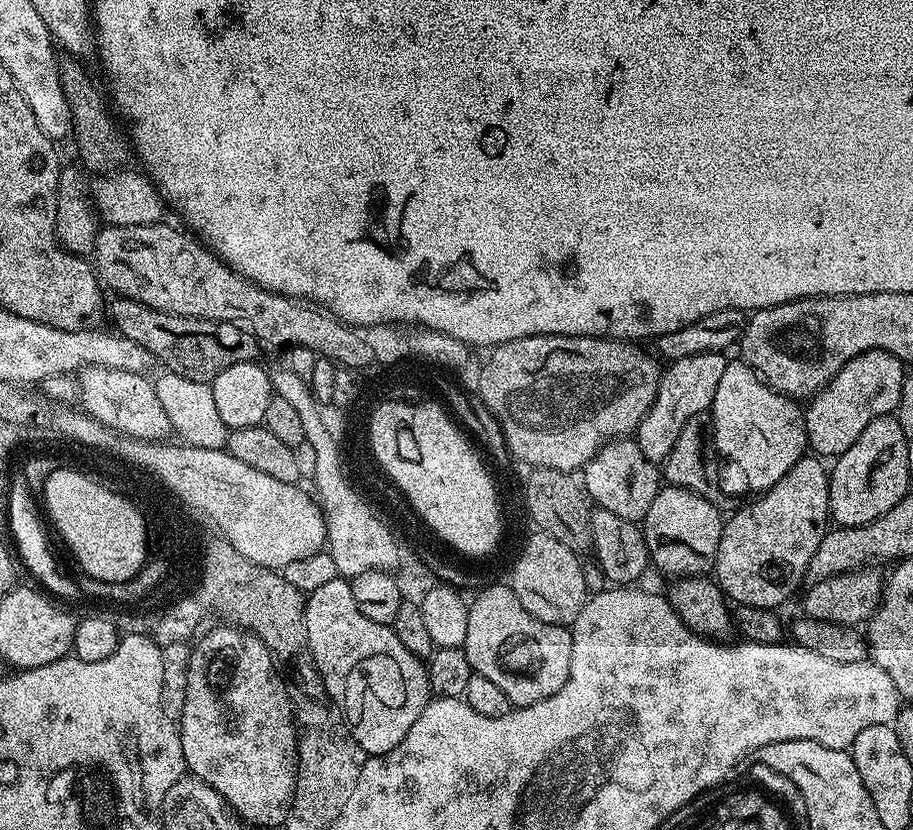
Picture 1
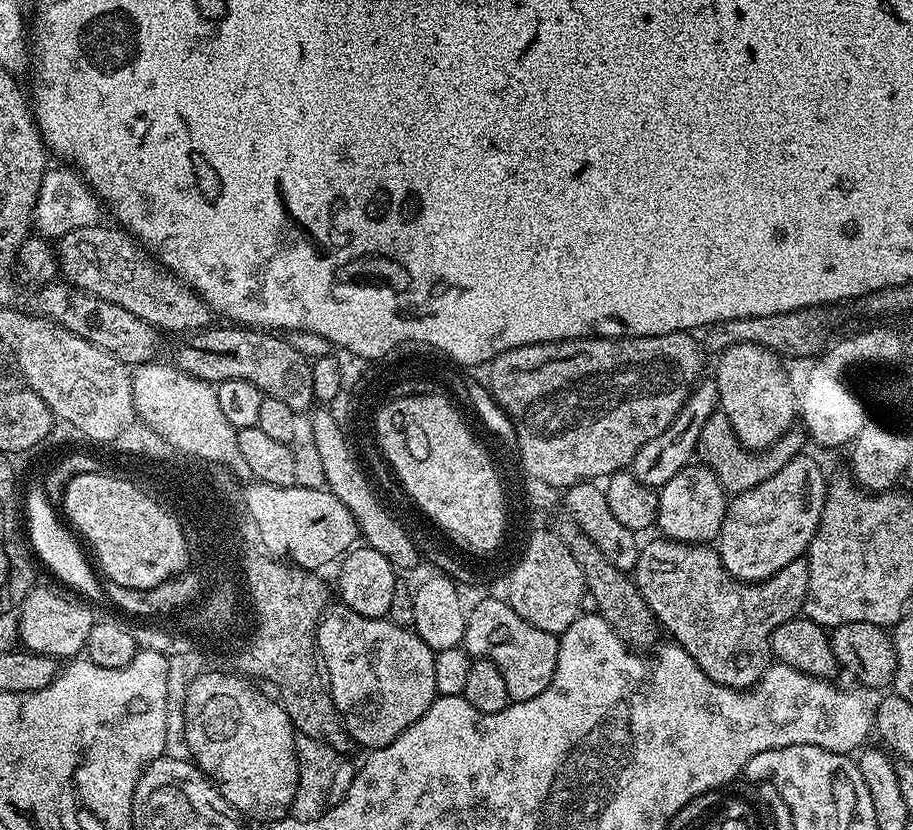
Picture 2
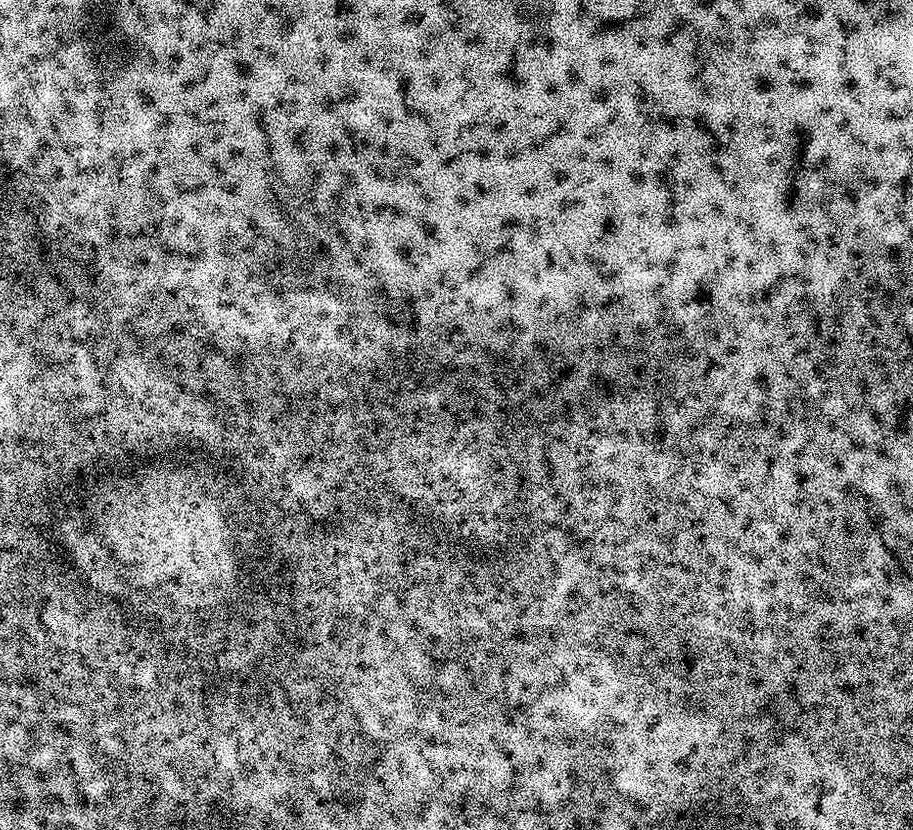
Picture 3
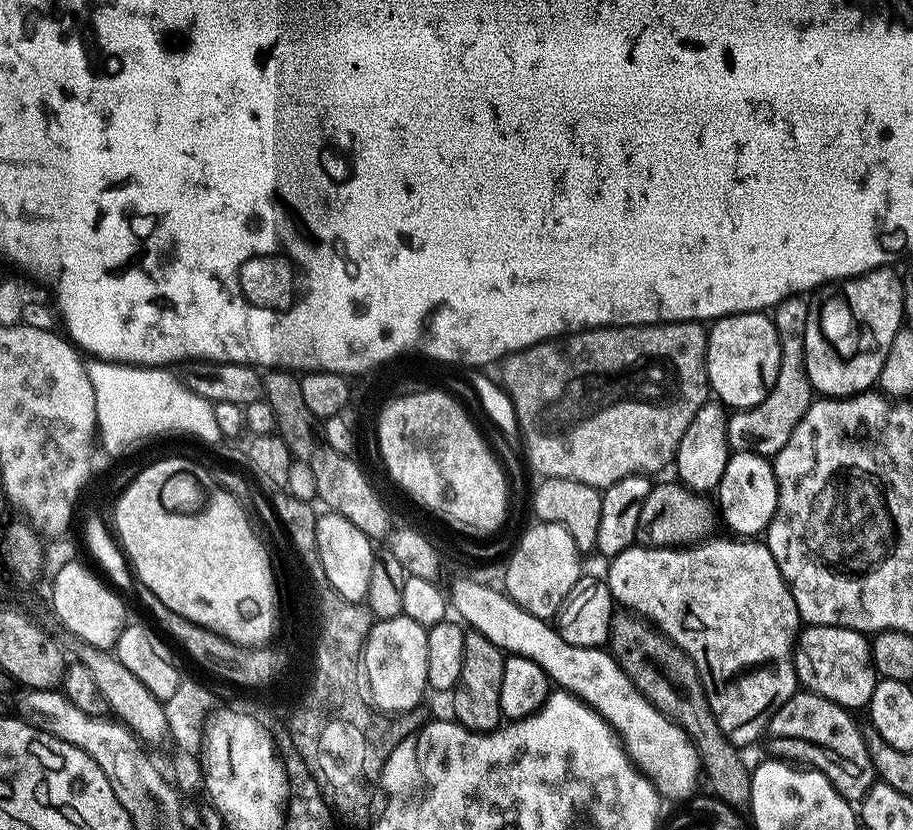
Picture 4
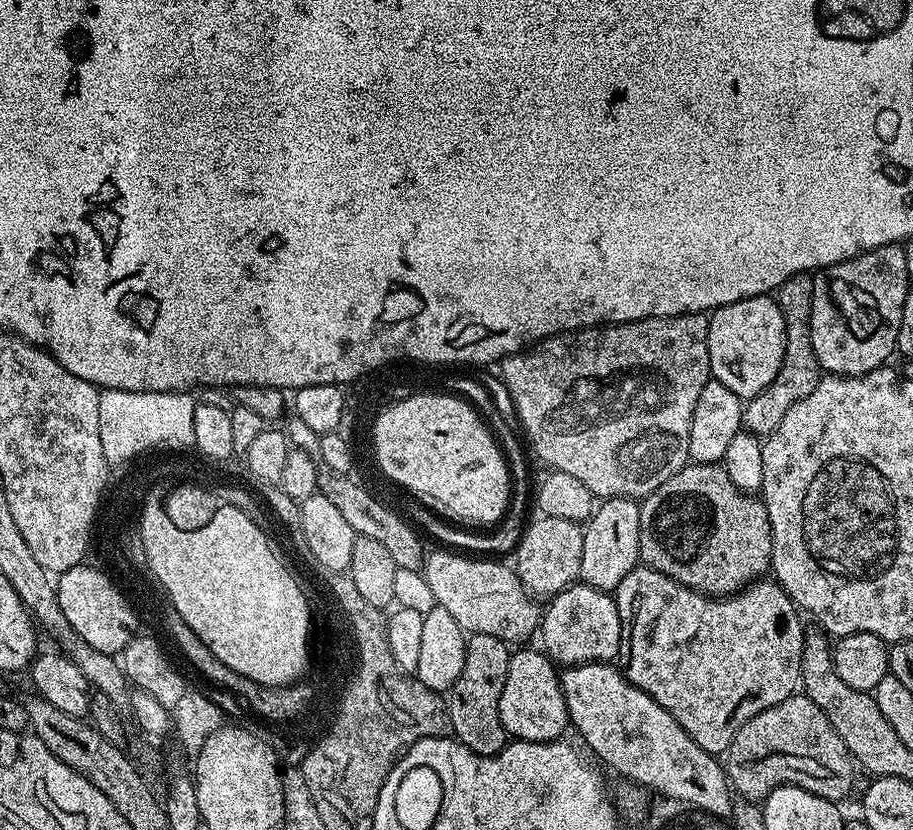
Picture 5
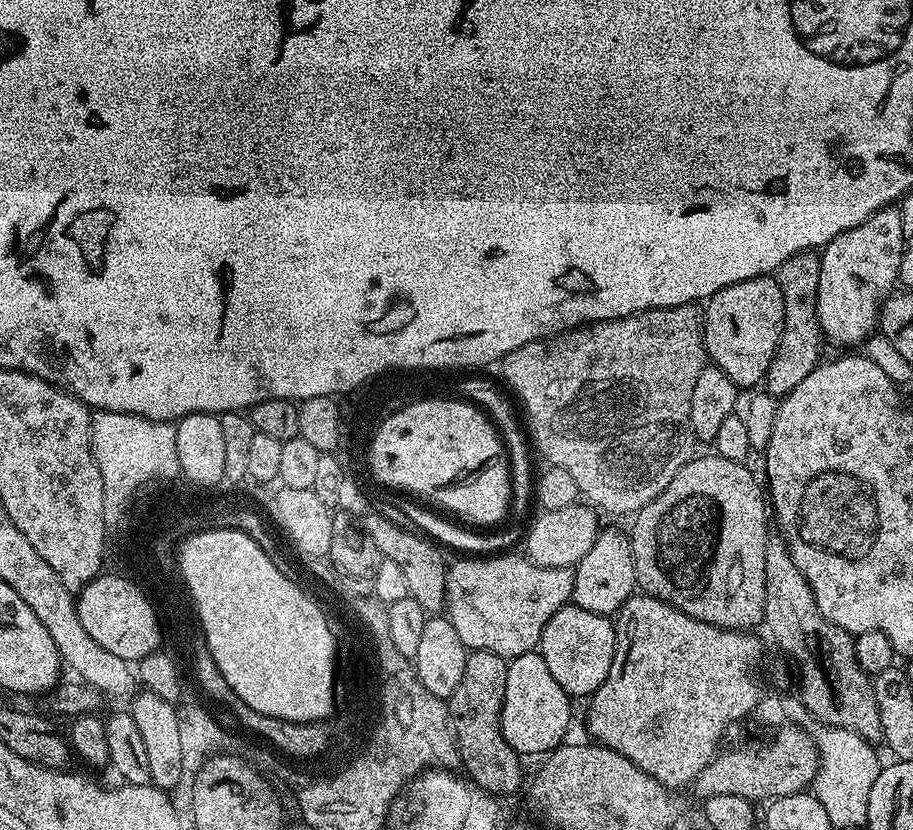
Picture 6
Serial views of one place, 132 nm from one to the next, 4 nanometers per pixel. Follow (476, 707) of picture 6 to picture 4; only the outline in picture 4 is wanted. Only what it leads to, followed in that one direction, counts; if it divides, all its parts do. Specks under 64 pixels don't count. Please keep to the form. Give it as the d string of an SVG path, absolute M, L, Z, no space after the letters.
M471 630L465 631L462 642L462 674L450 693L452 712L457 724L472 732L493 732L501 727L502 670L505 653L490 638Z

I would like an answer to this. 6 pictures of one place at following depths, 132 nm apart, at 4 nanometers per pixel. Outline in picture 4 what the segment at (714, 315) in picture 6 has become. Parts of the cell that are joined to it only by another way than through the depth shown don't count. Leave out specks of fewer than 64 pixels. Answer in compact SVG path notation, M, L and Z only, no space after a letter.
M767 311L743 312L733 316L723 316L721 320L711 321L708 333L708 386L719 403L732 410L753 408L770 394L778 378L780 365L780 339L775 319Z

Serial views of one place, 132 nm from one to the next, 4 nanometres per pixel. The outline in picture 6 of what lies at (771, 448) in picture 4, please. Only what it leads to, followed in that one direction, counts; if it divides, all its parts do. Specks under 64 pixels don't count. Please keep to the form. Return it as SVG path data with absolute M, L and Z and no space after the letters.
M812 250L799 252L782 266L776 269L774 278L782 290L782 302L784 303L784 325L782 326L782 338L778 342L778 350L768 367L768 374L762 384L766 392L774 397L782 398L794 390L794 386L802 383L802 378L810 374L816 365L821 363L820 340L822 333L818 322L818 285L821 273L819 255Z

